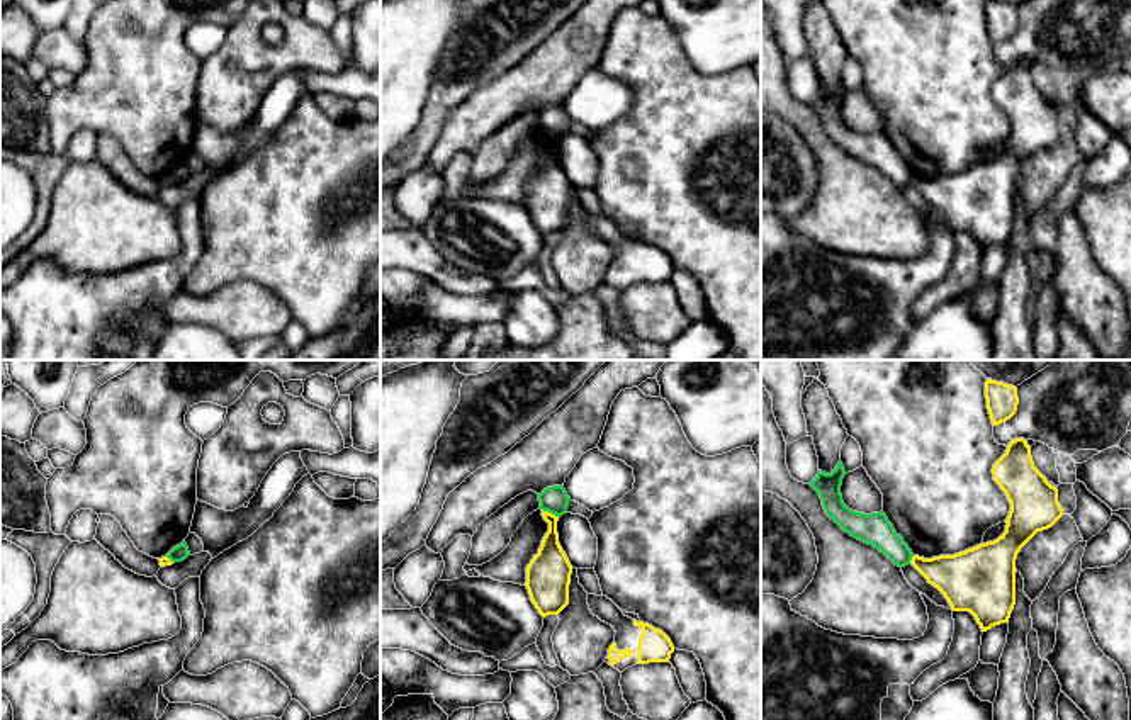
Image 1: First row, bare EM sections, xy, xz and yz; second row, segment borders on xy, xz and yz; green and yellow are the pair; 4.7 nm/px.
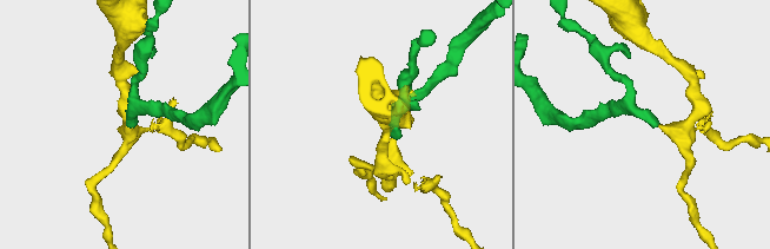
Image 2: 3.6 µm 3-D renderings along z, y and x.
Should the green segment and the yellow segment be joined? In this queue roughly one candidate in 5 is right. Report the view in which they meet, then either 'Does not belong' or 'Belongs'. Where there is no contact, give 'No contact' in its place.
Touches green in xz. Does not belong

